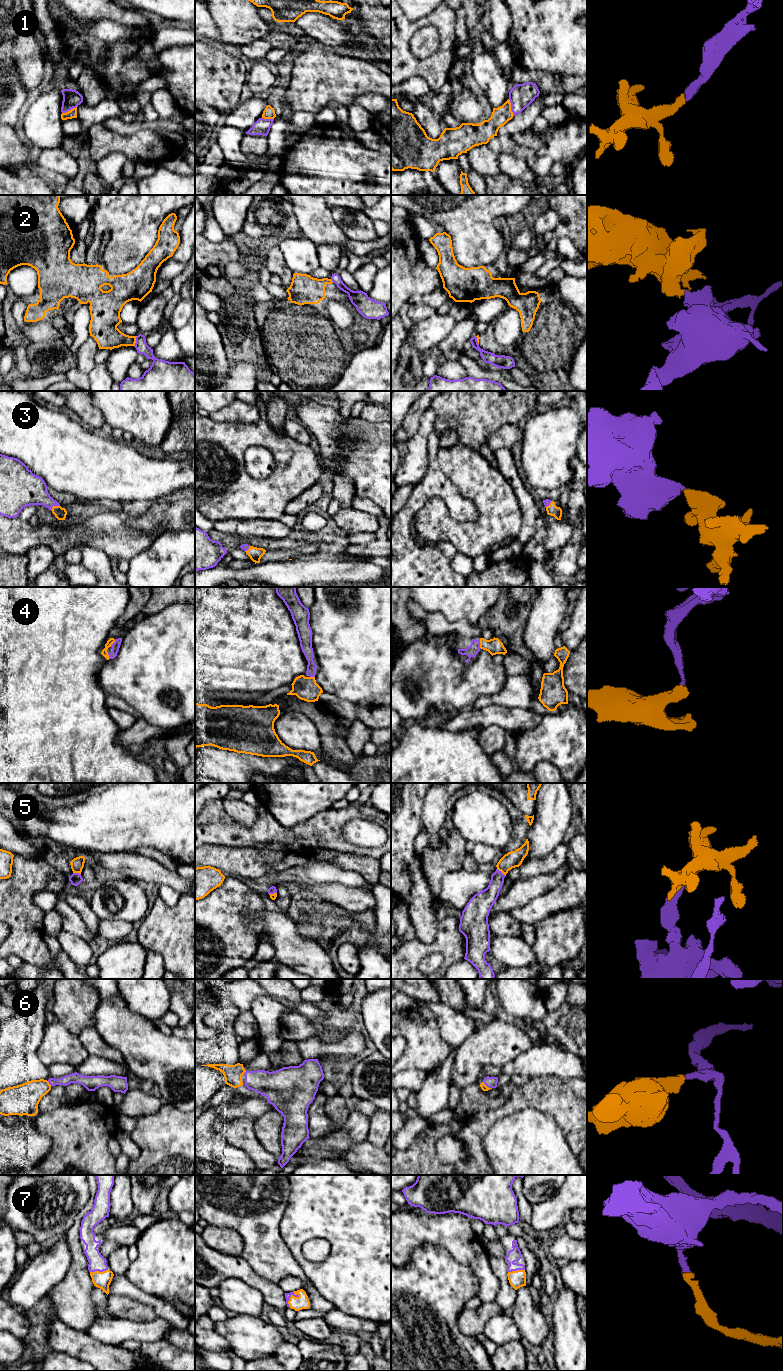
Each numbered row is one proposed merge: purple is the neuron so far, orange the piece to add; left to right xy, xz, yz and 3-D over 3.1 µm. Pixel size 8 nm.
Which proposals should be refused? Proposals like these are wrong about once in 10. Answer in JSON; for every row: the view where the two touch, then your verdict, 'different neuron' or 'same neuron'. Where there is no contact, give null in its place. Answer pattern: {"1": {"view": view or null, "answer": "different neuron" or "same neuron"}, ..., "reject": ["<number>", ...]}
{"1": {"view": "yz", "answer": "same neuron"}, "2": {"view": "xy", "answer": "different neuron"}, "3": {"view": "xy", "answer": "same neuron"}, "4": {"view": "yz", "answer": "same neuron"}, "5": {"view": "yz", "answer": "same neuron"}, "6": {"view": "xy", "answer": "same neuron"}, "7": {"view": "xz", "answer": "same neuron"}, "reject": ["2"]}

